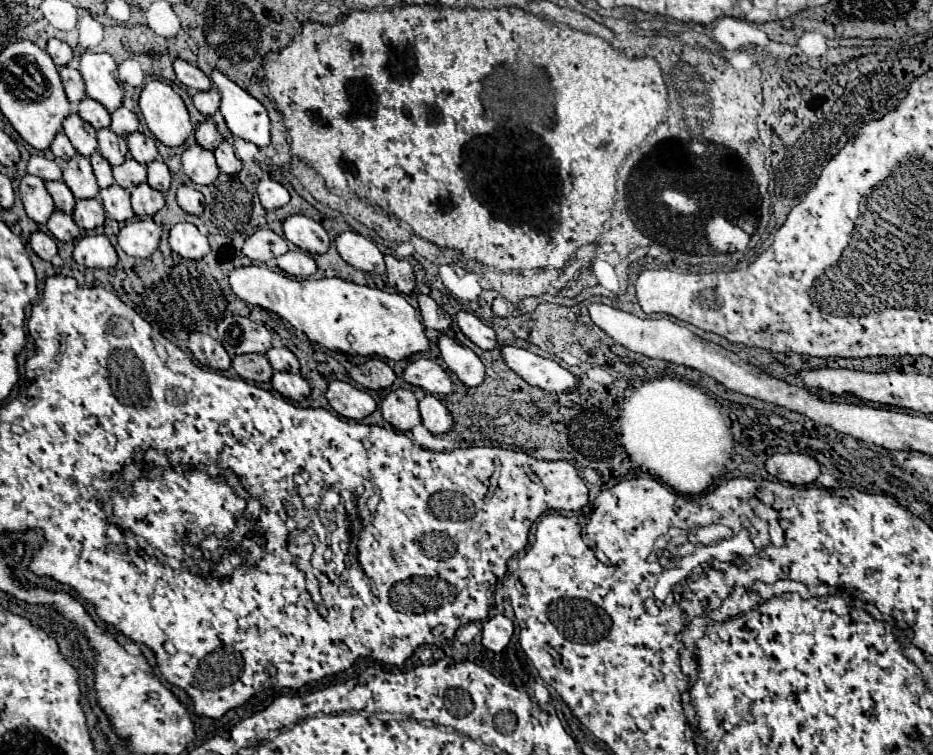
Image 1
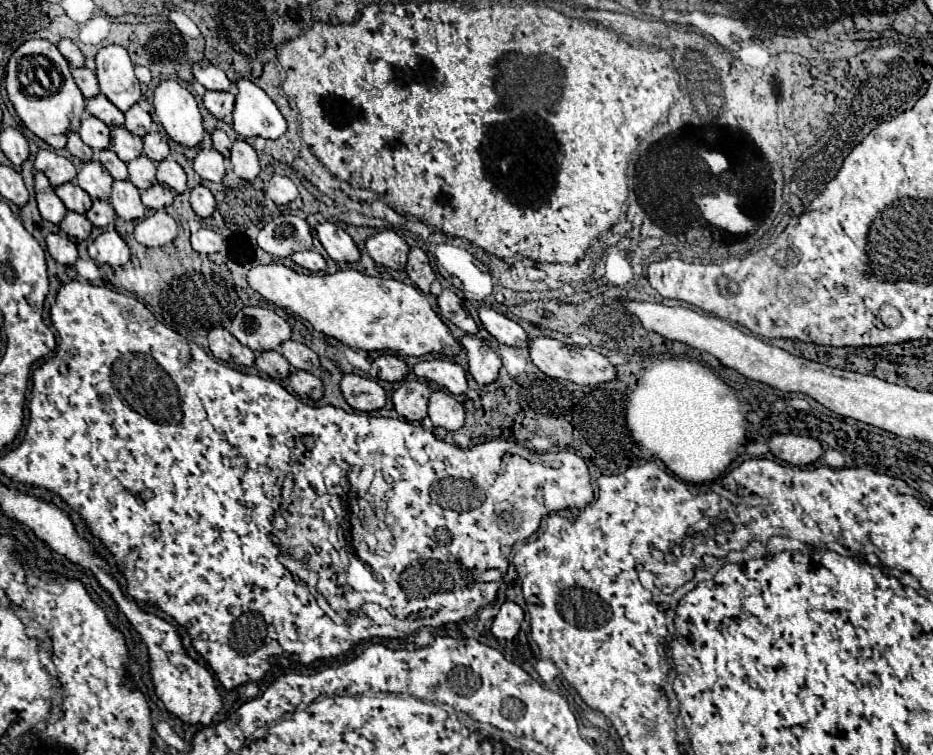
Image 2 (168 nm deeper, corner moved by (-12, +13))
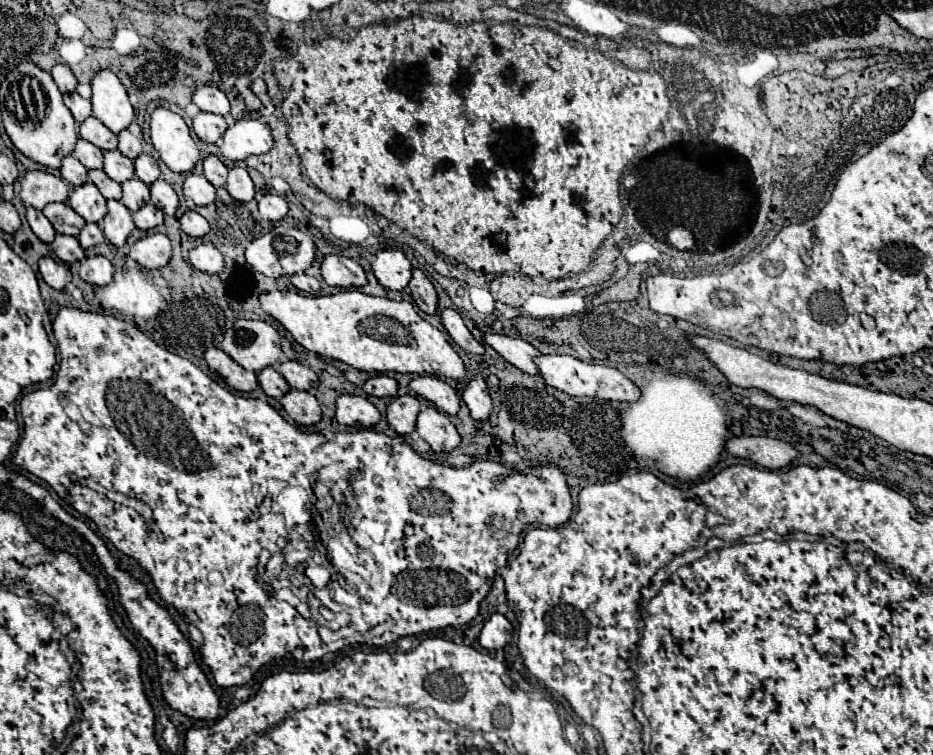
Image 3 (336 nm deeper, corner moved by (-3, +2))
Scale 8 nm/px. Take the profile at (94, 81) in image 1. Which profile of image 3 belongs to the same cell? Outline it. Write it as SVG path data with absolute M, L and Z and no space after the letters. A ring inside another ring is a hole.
M105 68L95 72L91 88L93 88L91 98L93 116L99 118L115 134L129 128L129 124L135 118L135 112L121 80L109 68Z

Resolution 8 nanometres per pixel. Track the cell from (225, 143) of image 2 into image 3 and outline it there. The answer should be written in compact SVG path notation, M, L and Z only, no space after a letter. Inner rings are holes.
M207 156L203 160L203 170L205 170L205 178L213 184L213 186L223 186L227 180L227 166L217 158L217 156Z

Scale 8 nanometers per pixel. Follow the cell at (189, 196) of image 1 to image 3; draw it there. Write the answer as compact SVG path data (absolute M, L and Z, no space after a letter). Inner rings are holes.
M189 210L181 216L181 230L193 238L201 238L209 232L209 222L195 210Z

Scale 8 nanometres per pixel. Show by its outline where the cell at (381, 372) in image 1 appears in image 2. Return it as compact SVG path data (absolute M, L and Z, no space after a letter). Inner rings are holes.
M380 355L378 359L372 361L370 367L370 377L372 379L382 379L382 381L402 381L408 375L408 367L402 359L398 359L396 355Z

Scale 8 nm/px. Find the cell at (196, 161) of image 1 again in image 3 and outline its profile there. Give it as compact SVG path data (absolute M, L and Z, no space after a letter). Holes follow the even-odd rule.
M189 174L185 178L183 192L197 206L207 206L207 204L211 204L215 200L215 186L211 186L211 182L207 182L207 178L199 176L199 174Z

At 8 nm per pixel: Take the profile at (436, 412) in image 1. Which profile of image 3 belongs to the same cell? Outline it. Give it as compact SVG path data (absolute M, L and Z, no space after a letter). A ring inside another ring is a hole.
M427 406L419 412L417 432L433 448L433 452L451 452L461 442L457 428L447 414L433 406Z

